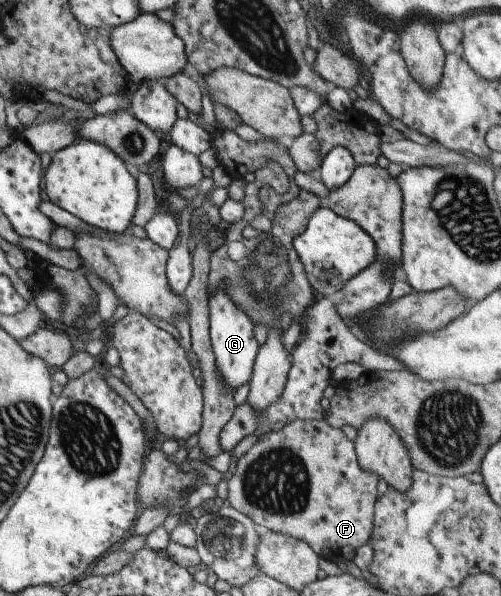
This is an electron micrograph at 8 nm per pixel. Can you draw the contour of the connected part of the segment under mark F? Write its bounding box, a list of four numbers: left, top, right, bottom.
[222,420,378,561]

